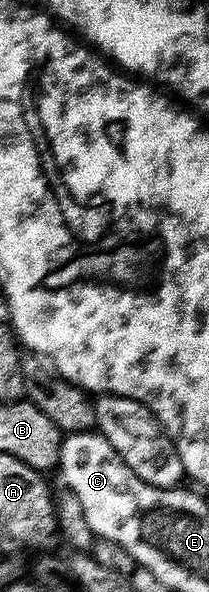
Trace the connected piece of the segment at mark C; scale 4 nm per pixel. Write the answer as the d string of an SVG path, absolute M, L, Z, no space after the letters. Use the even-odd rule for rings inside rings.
M94 429L69 432L61 443L56 469L64 481L63 486L79 500L88 527L97 538L117 540L117 522L138 515L136 505L140 502L139 489L144 482L123 463L101 432Z

